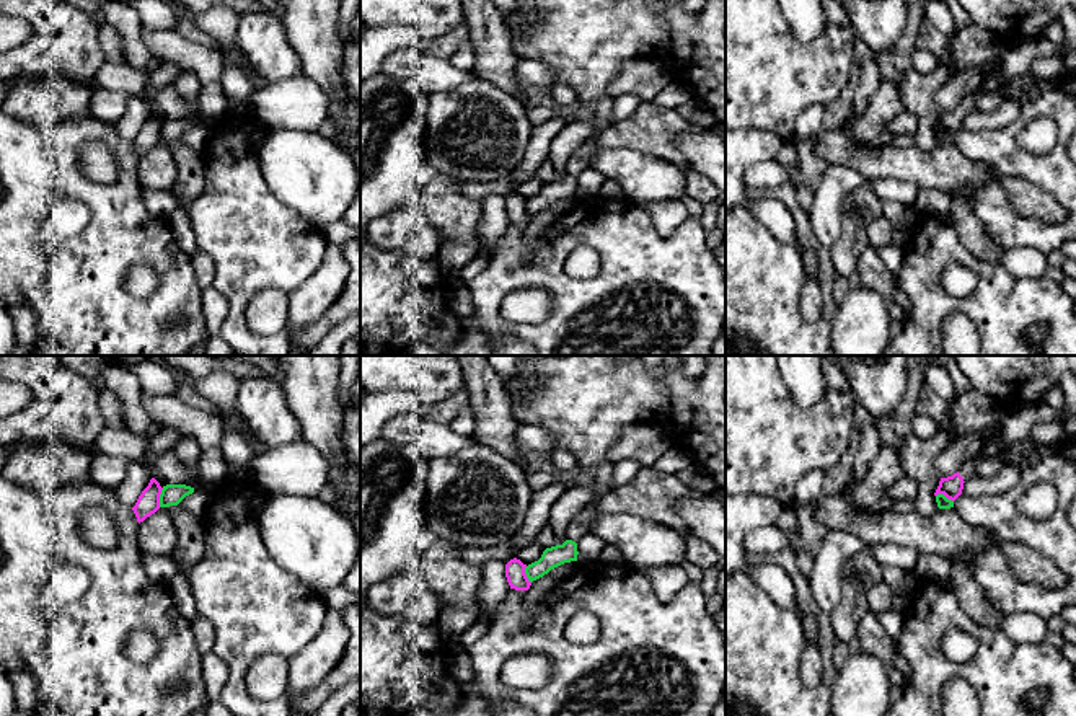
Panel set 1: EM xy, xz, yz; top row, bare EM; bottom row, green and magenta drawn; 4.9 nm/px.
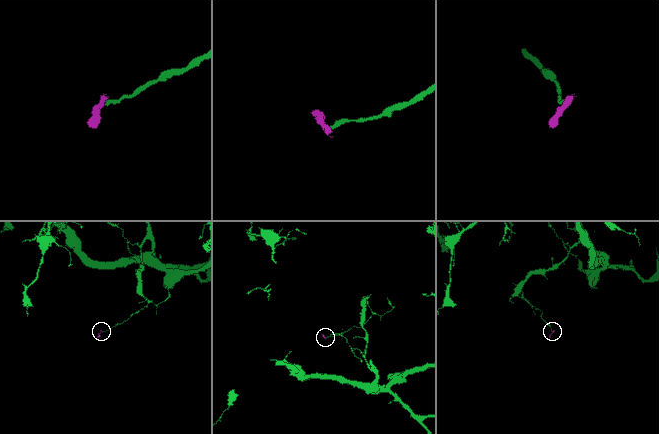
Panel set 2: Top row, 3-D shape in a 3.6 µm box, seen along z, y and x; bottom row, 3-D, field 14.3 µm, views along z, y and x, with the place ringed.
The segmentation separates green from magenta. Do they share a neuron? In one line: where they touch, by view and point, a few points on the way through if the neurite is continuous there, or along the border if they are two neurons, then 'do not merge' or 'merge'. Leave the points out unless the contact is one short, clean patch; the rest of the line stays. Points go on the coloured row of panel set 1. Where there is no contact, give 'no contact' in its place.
xy (160, 498) | along xy (163, 488), (158, 506) | do not merge

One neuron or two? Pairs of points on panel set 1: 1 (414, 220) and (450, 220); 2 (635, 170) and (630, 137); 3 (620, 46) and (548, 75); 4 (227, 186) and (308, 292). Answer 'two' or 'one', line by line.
1: two
2: two
3: two
4: two

